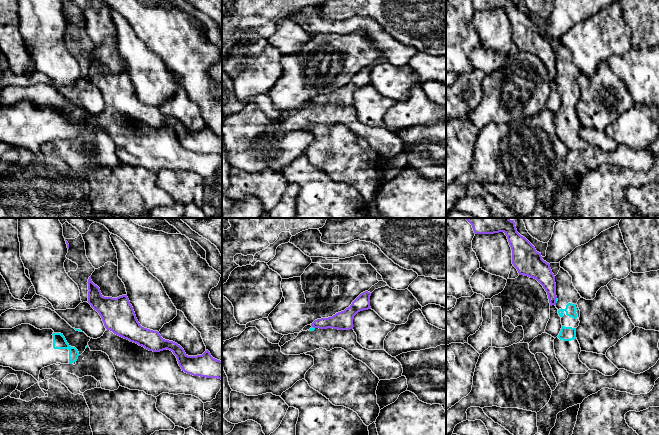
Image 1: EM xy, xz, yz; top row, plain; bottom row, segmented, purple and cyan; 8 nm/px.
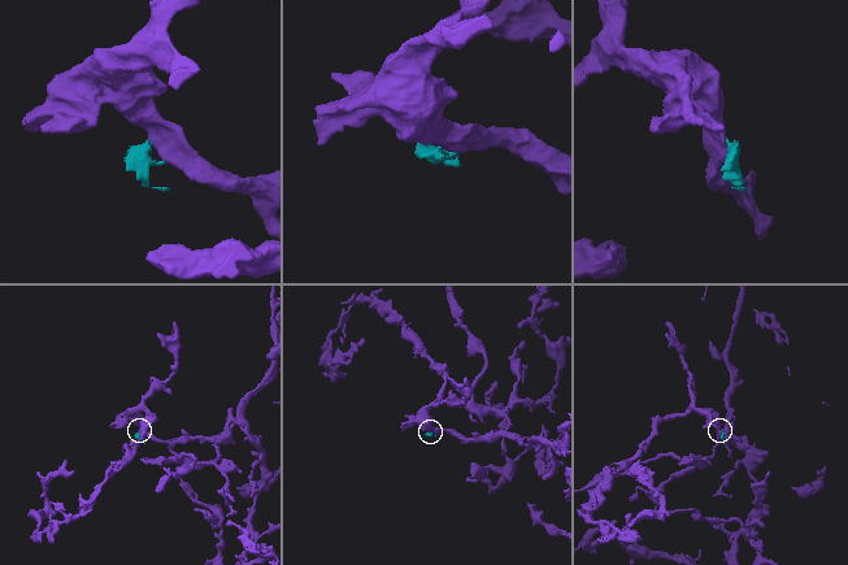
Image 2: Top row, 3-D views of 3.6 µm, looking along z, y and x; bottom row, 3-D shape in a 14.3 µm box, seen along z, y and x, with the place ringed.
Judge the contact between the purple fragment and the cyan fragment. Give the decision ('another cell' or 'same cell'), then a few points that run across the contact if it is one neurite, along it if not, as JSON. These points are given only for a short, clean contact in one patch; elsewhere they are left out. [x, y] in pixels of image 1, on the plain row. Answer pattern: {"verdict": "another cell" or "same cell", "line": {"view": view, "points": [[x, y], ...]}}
{"verdict": "another cell", "line": {"view": "yz", "points": [[556, 73], [555, 78]]}}

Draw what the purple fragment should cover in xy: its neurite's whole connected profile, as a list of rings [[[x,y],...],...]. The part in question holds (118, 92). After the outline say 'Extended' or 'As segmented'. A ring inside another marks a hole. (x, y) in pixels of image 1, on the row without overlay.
[[[91,52],[87,59],[88,79],[99,89],[107,106],[149,127],[172,127],[182,147],[187,150],[222,156],[222,137],[213,134],[208,126],[202,131],[188,132],[180,121],[163,115],[158,107],[142,103],[127,71],[104,73]]]. As segmented

